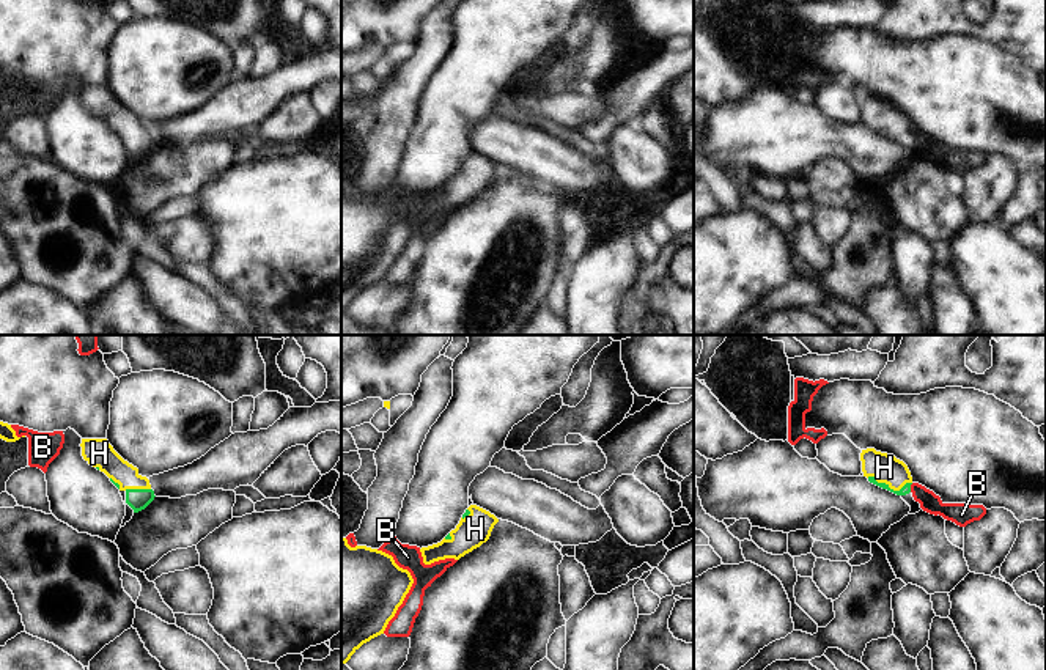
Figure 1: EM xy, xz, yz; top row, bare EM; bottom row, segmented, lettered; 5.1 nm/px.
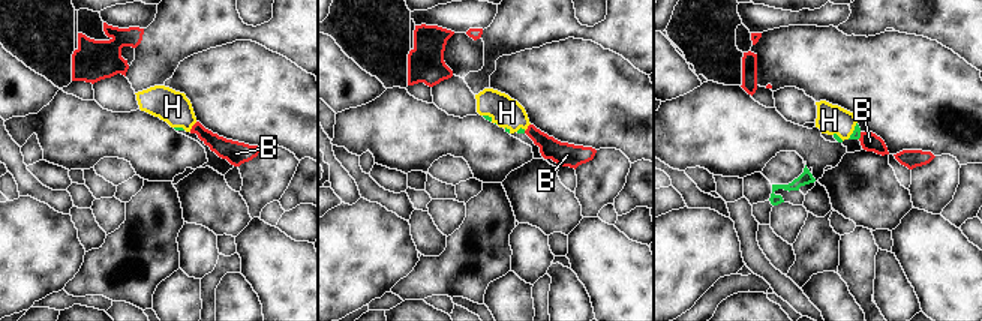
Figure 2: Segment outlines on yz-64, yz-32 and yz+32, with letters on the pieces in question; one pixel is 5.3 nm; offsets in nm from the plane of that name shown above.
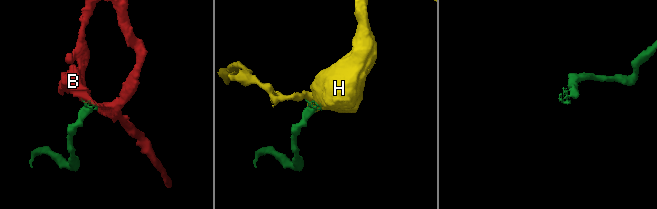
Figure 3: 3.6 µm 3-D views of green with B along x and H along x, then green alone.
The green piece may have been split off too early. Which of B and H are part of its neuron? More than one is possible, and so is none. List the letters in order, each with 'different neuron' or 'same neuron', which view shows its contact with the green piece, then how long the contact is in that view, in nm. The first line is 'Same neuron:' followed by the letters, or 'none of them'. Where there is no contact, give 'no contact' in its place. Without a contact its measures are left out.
Same neuron: H
B: different neuron; meets green in yz; contact 50 nm long
H: same neuron; meets green in yz; contact 240 nm long

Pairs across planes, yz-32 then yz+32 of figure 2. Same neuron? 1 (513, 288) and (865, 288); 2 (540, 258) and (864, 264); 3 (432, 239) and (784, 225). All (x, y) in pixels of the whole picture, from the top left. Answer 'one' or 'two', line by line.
1: two
2: one
3: two

